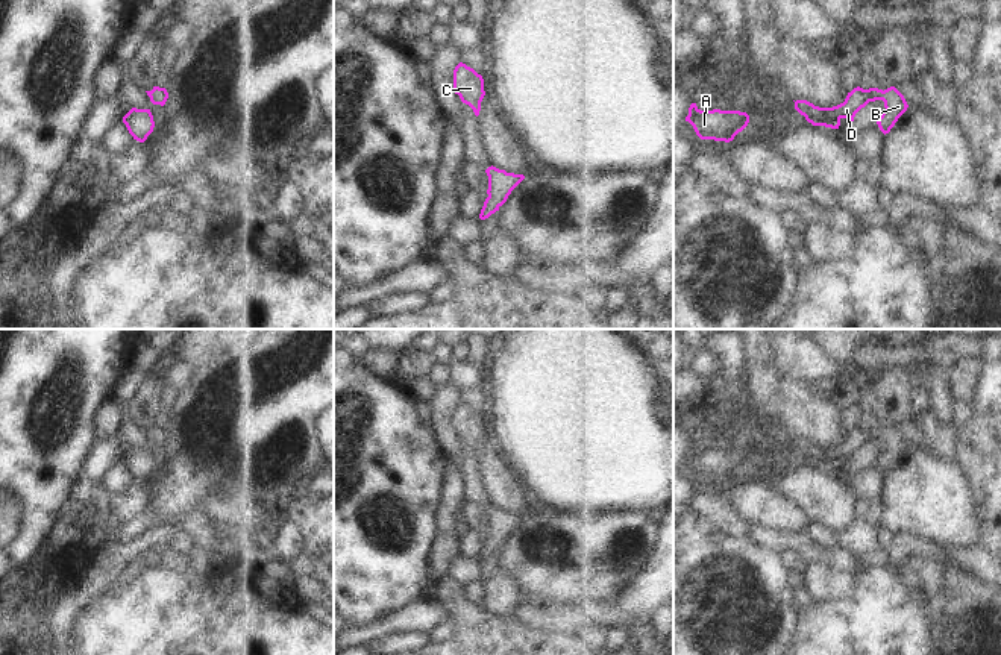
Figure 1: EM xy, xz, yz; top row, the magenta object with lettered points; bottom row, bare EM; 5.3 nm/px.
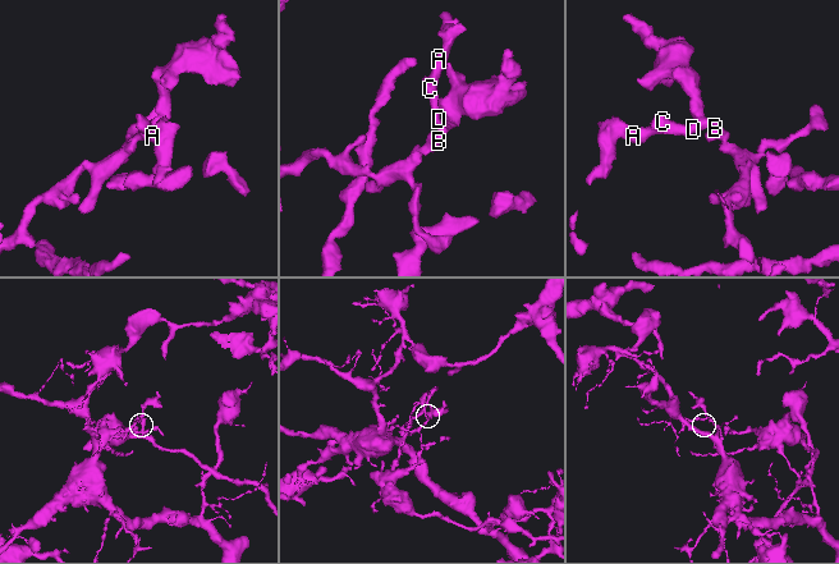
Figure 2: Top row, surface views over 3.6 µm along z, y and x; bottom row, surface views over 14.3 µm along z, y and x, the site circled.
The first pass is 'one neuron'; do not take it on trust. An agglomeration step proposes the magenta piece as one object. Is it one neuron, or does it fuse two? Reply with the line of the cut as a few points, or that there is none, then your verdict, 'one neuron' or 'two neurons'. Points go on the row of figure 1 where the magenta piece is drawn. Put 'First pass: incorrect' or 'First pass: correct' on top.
First pass: correct
no cut; one neuron

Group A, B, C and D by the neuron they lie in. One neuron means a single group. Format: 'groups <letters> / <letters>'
groups A B C D

